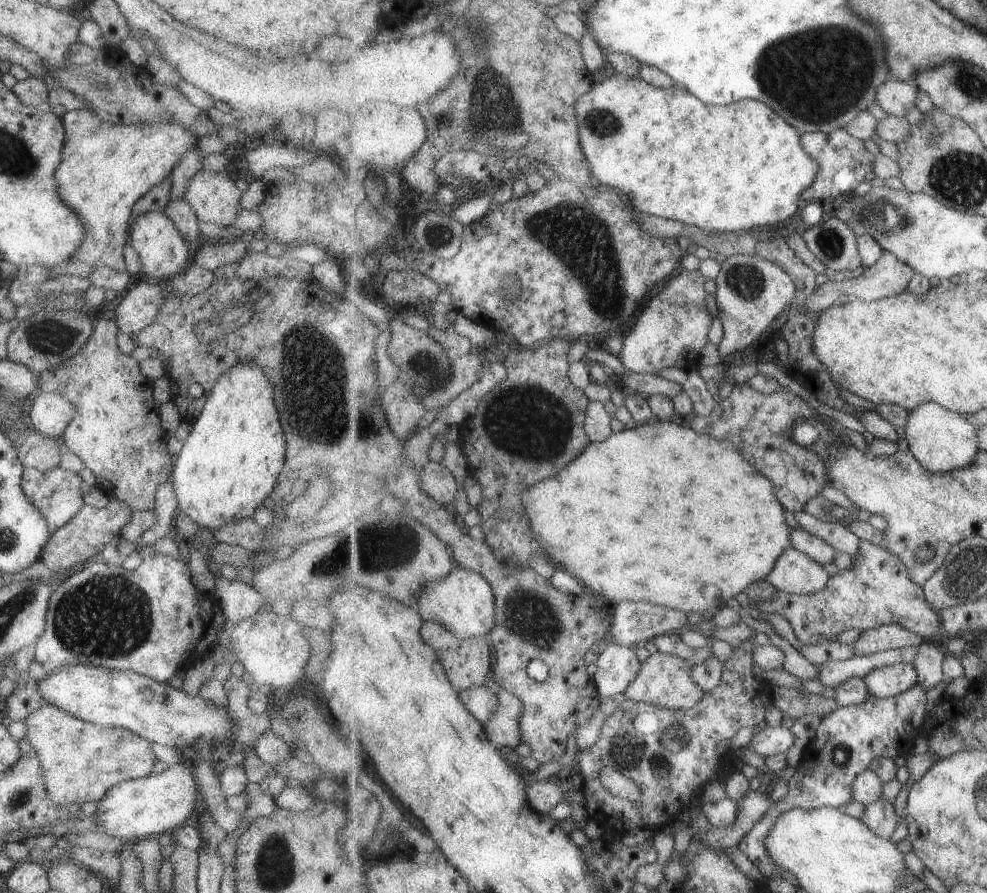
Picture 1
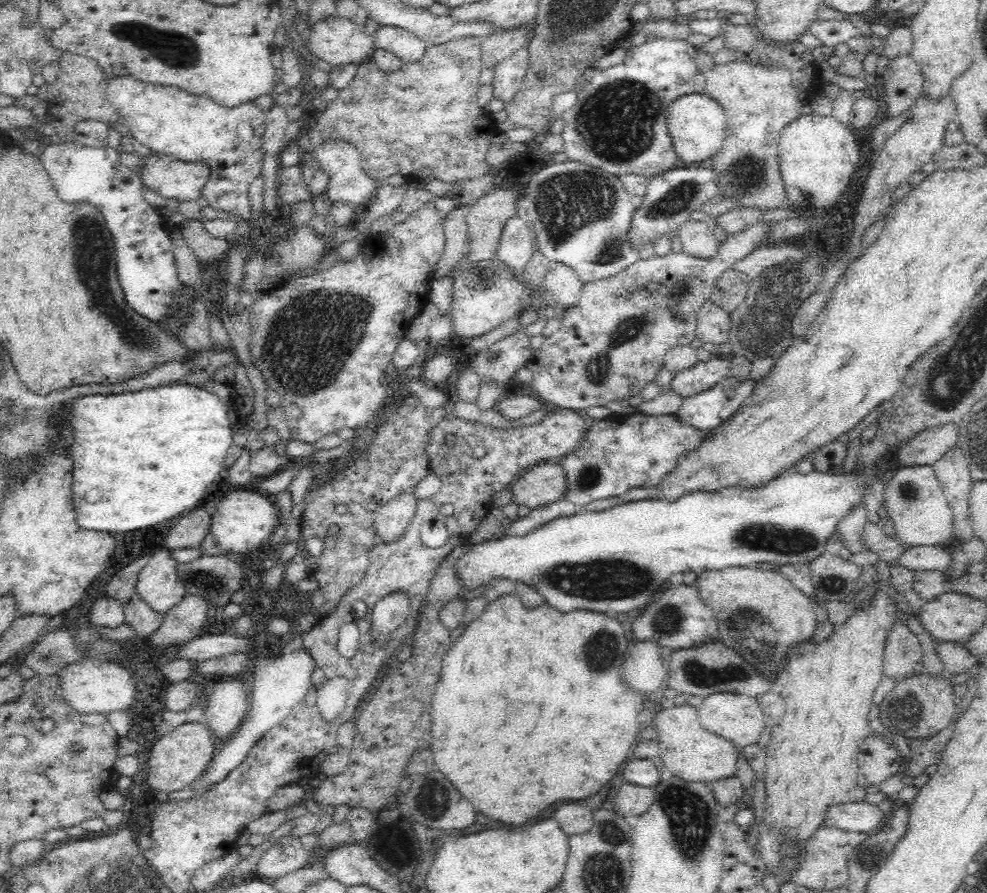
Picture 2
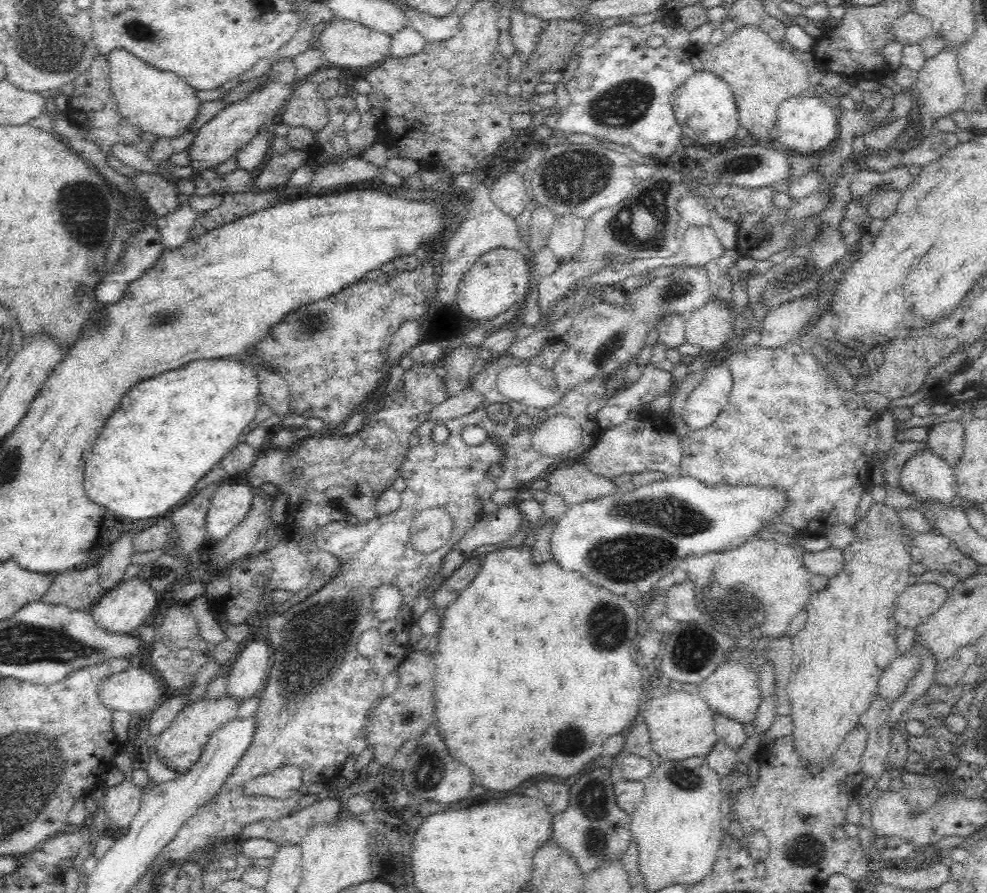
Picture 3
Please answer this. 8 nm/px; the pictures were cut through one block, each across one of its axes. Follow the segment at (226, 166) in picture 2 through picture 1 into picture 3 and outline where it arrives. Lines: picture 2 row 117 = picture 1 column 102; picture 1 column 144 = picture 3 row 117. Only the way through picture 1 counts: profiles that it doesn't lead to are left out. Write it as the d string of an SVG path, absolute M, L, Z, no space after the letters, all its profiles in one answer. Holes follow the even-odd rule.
M114 49L105 56L109 62L109 78L111 90L114 94L120 115L132 125L138 126L142 132L151 132L158 138L178 138L188 131L195 132L191 128L192 122L196 120L196 114L200 110L202 101L198 99L196 90L191 88L184 79L174 73L156 69L154 65L141 61L131 52L124 49Z

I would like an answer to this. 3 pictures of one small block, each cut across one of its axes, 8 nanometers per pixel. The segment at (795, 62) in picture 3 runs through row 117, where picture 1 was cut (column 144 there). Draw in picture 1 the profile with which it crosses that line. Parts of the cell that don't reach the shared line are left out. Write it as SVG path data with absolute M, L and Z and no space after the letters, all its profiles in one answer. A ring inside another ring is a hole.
M44 704L39 710L32 712L24 722L28 726L25 738L37 751L48 797L57 804L83 805L90 801L99 802L118 784L152 775L155 770L157 759L152 743L130 730L88 723L50 704Z

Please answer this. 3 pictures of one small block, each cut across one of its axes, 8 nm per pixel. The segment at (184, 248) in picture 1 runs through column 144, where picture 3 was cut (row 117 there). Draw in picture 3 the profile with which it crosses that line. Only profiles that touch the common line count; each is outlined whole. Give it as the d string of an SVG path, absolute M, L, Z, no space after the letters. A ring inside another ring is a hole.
M281 58L276 60L269 68L273 81L260 86L250 96L243 100L230 103L222 112L218 112L212 120L204 124L202 128L195 131L194 143L186 150L190 154L194 172L200 173L204 169L212 169L218 163L227 161L235 155L260 132L260 128L268 126L285 105L286 98L293 94L293 83L295 82L296 65L293 59Z

